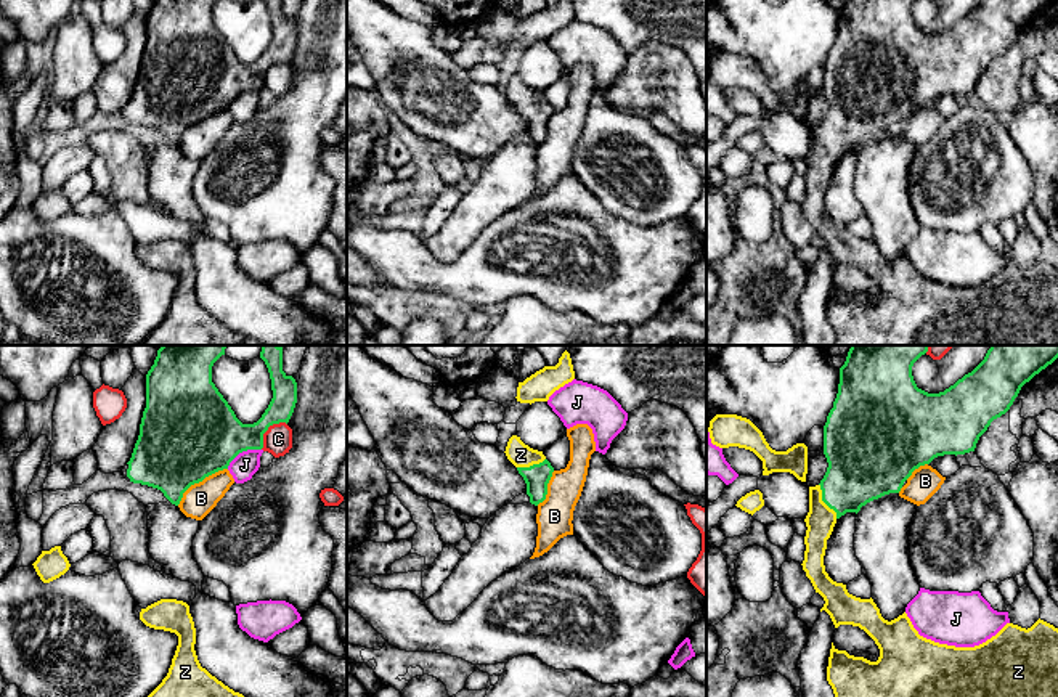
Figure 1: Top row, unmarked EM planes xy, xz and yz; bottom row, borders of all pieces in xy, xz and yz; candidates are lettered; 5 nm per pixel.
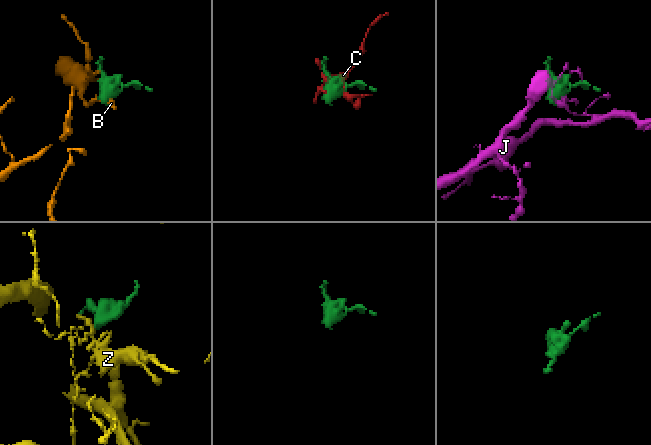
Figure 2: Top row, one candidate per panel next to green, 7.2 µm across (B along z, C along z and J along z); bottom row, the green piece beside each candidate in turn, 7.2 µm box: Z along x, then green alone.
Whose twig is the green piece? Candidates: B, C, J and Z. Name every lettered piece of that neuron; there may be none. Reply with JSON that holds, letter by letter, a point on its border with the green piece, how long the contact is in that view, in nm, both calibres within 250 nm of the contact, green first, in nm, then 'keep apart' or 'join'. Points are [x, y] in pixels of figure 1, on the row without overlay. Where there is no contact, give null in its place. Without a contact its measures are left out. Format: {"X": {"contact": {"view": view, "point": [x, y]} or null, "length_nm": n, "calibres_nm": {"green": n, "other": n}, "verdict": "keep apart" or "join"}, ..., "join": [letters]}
{"B": {"contact": {"view": "xy", "point": [199, 121]}, "length_nm": 320, "calibres_nm": {"green": 480, "other": 160}, "verdict": "keep apart"}, "C": {"contact": {"view": "xy", "point": [267, 69]}, "length_nm": 190, "calibres_nm": {"green": 260, "other": 140}, "verdict": "keep apart"}, "J": {"contact": {"view": "xy", "point": [243, 90]}, "length_nm": 200, "calibres_nm": {"green": 420, "other": 120}, "verdict": "keep apart"}, "Z": {"contact": {"view": "yz", "point": [824, 142]}, "length_nm": 200, "calibres_nm": {"green": 340, "other": 150}, "verdict": "join"}, "join": ["Z"]}

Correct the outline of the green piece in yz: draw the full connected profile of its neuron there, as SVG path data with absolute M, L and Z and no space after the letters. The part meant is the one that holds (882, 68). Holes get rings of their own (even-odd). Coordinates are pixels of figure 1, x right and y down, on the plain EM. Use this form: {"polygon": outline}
{"polygon": "M846 0L844 2L844 5L840 8L838 34L833 42L833 48L830 50L827 56L827 63L824 66L824 95L827 98L828 108L820 124L816 127L809 127L809 153L804 159L806 167L808 167L806 177L804 177L806 191L804 191L804 201L801 206L803 206L803 210L806 212L806 217L811 220L816 233L819 233L825 241L820 252L825 251L830 255L835 268L838 268L840 265L859 267L875 281L875 284L880 289L878 300L870 302L864 297L849 296L846 291L838 291L832 283L828 307L827 307L827 321L833 329L835 345L1058 345L1058 268L1055 268L1053 265L1040 259L1027 270L1013 263L1007 263L995 276L992 276L986 283L975 287L955 287L955 286L939 284L920 276L905 252L899 255L897 259L888 262L881 257L880 249L877 247L872 238L861 239L849 234L846 230L846 225L833 222L825 212L824 196L827 190L827 180L830 178L833 167L841 156L844 156L846 153L857 154L861 148L865 146L867 143L889 133L899 133L904 122L912 116L915 109L918 109L920 106L930 104L938 96L944 96L944 95L957 96L957 95L975 92L979 77L987 71L987 67L991 66L994 59L1000 58L1010 50L1021 27L1026 22L1029 22L1036 14L1039 14L1042 10L1045 10L1048 5L1052 5L1055 0L983 0L971 13L965 14L954 26L950 26L949 29L939 34L928 34L917 27L912 16L912 6L915 2L917 0Z"}

